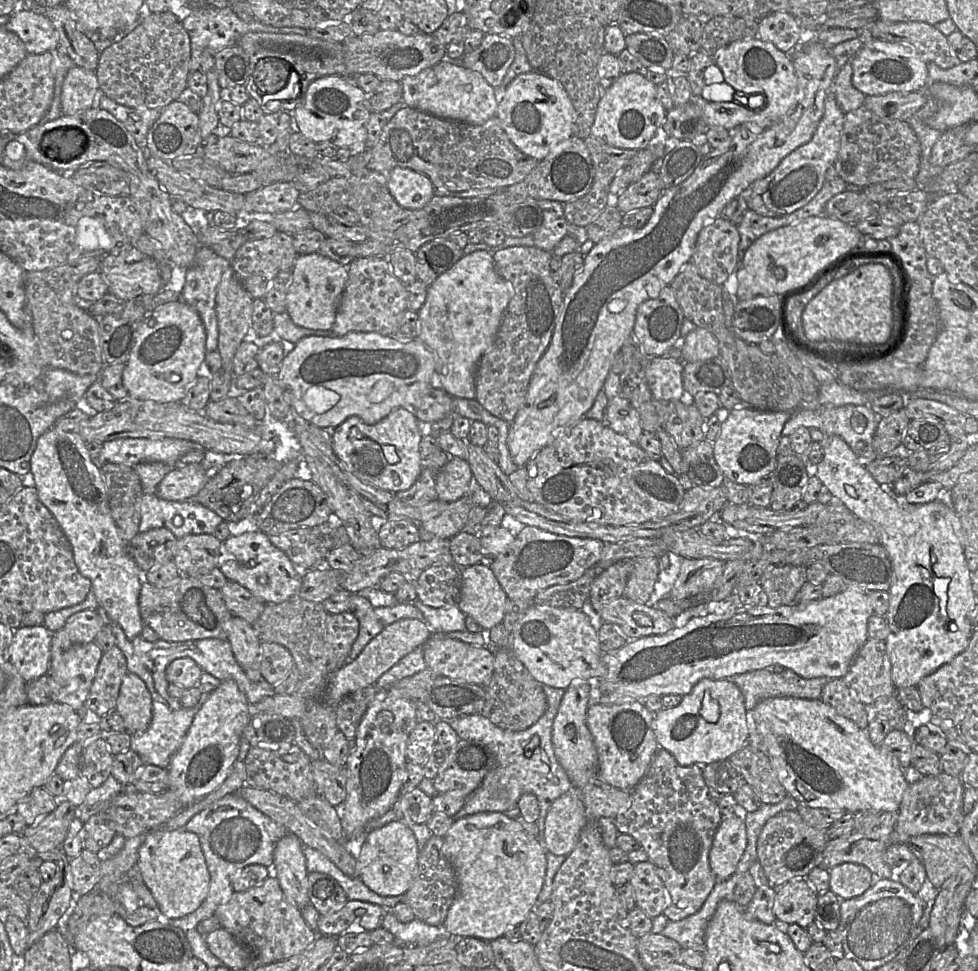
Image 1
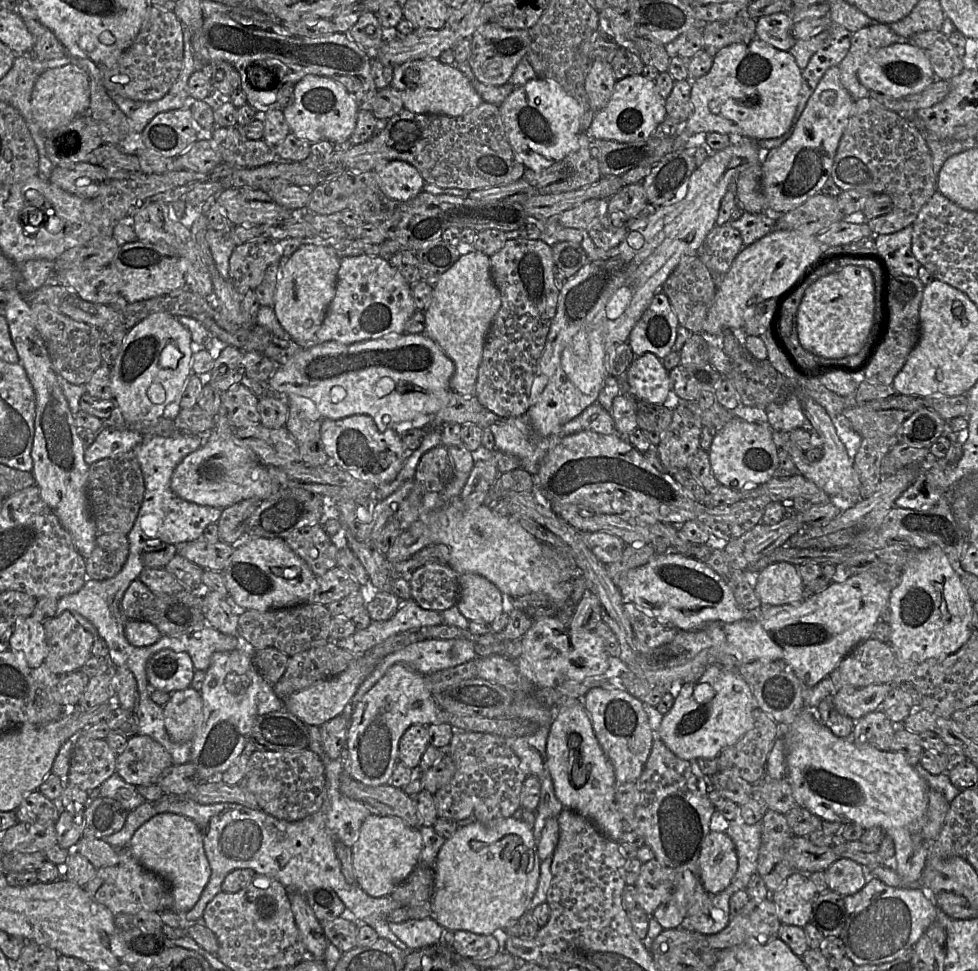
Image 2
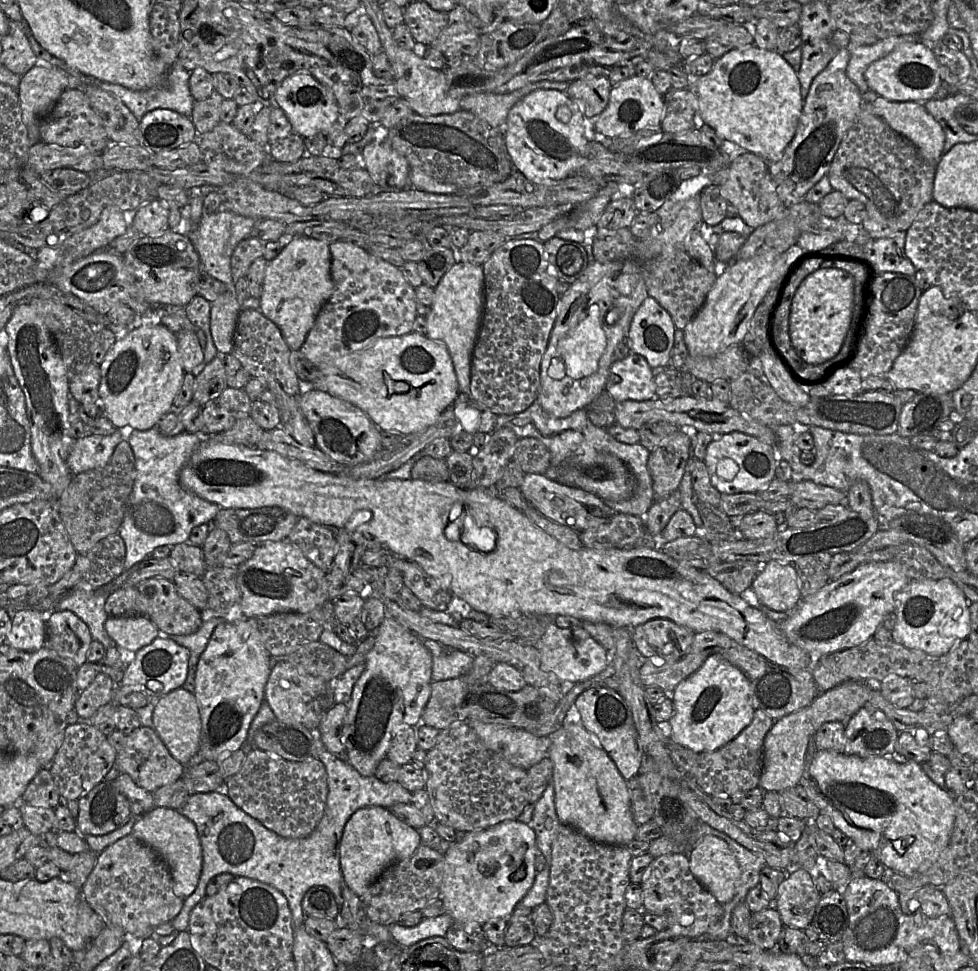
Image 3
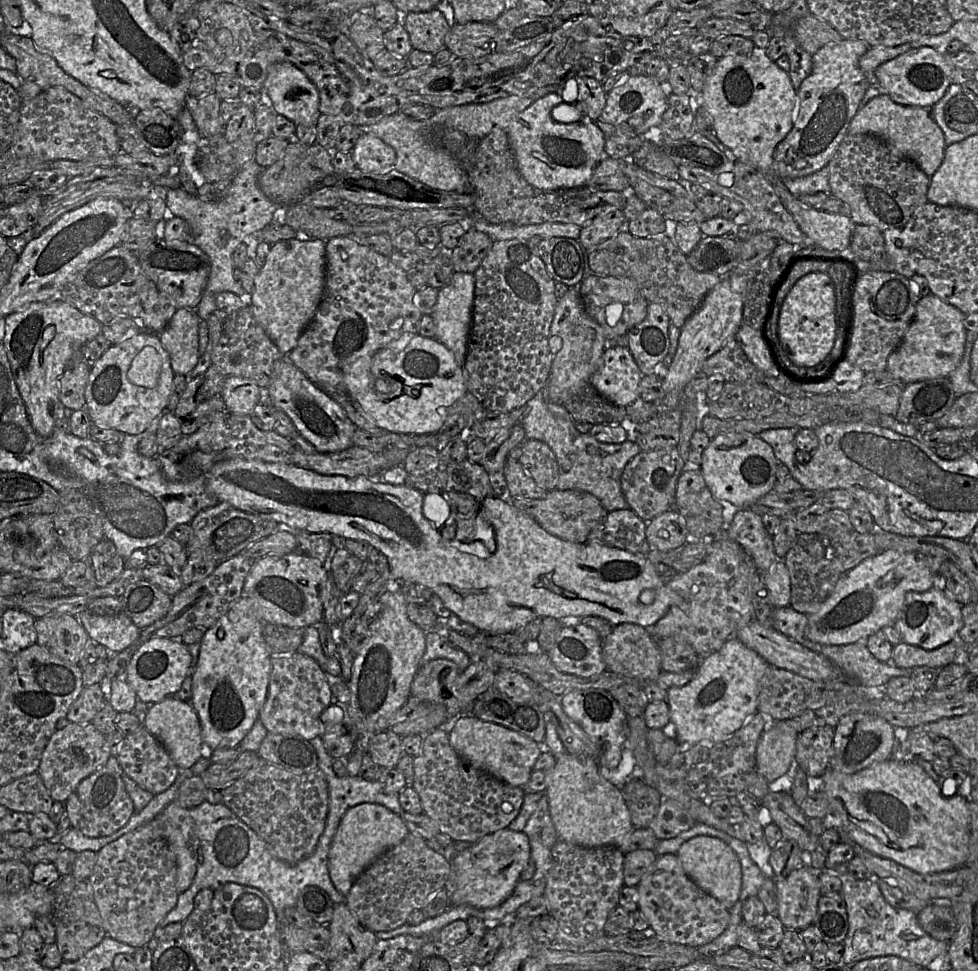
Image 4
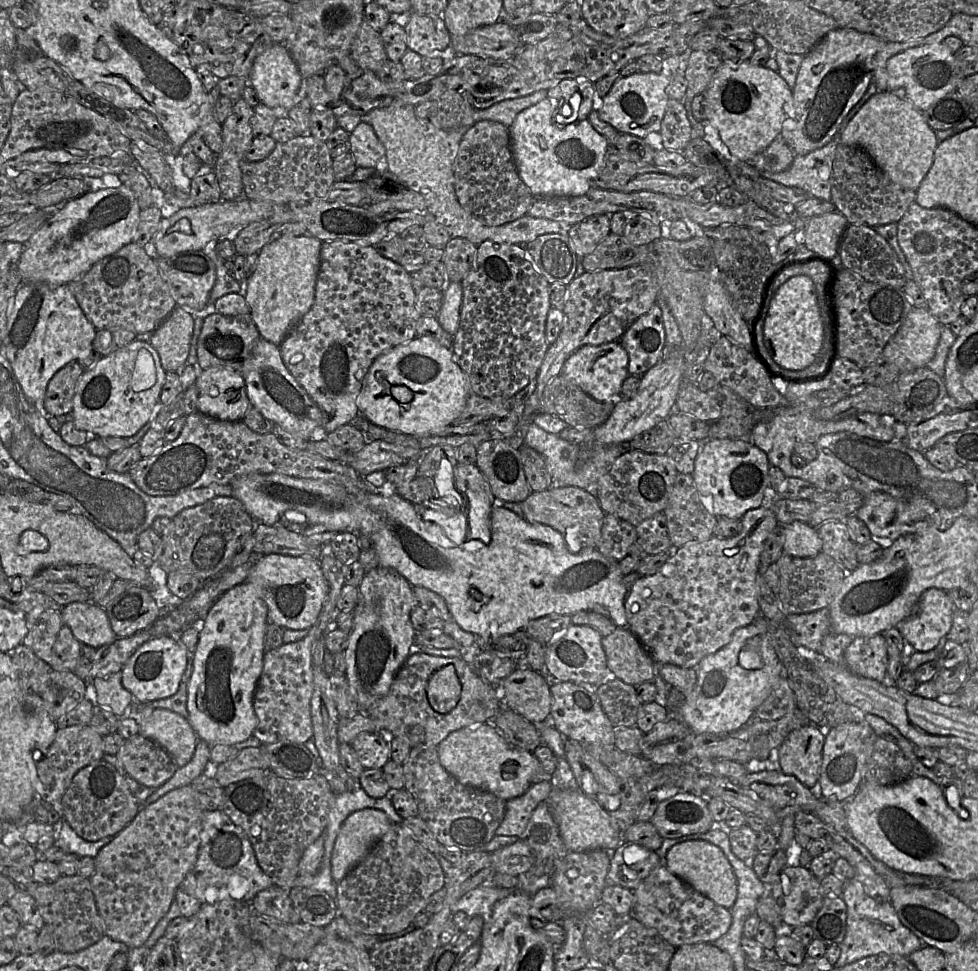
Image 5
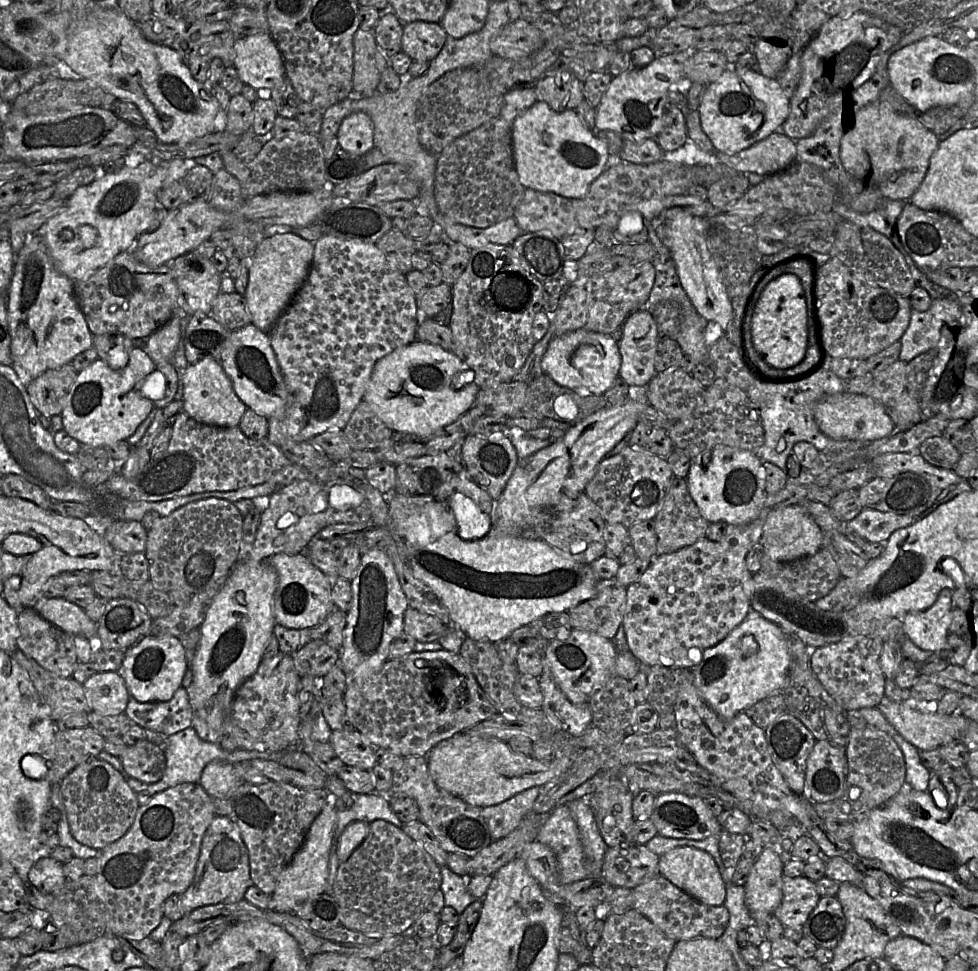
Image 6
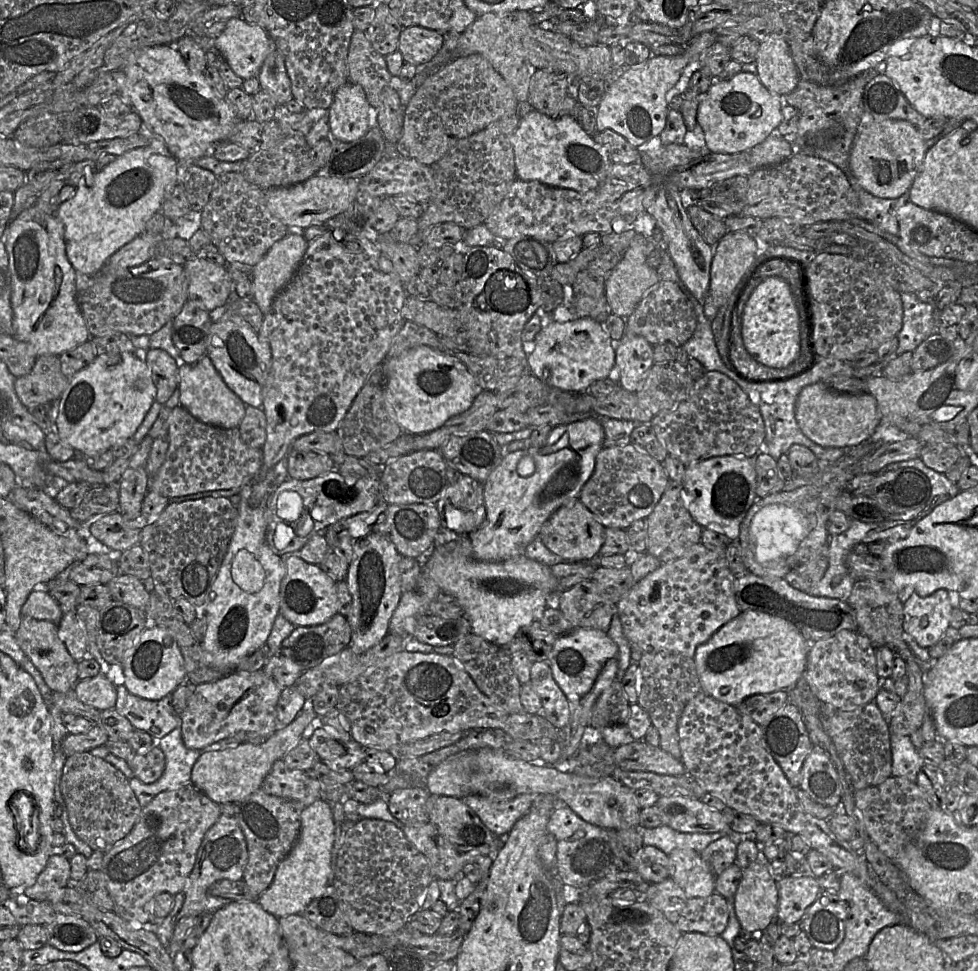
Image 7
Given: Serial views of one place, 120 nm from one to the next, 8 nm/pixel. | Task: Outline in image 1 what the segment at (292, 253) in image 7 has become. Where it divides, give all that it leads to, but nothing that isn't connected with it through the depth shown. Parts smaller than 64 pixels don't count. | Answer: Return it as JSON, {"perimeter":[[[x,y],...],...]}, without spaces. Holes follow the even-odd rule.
{"perimeter":[[[318,252],[298,256],[291,269],[285,312],[298,326],[313,330],[331,330],[347,280],[346,266]]]}

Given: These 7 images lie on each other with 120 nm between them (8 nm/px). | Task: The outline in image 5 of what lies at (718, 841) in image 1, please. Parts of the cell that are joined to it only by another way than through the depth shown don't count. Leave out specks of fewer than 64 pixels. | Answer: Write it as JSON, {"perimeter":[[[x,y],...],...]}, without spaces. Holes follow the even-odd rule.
{"perimeter":[[[690,840],[672,846],[664,865],[693,889],[711,899],[715,904],[730,909],[737,898],[737,879],[723,851],[705,840]]]}

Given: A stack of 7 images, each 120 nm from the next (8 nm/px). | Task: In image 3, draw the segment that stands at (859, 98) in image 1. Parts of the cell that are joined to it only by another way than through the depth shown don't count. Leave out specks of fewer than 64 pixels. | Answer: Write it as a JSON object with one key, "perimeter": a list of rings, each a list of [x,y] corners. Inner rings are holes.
{"perimeter":[[[858,31],[849,37],[847,48],[850,59],[846,74],[861,94],[870,90],[865,80],[865,70],[871,63],[885,57],[901,44],[920,41],[919,35],[900,35],[878,40],[868,31]]]}

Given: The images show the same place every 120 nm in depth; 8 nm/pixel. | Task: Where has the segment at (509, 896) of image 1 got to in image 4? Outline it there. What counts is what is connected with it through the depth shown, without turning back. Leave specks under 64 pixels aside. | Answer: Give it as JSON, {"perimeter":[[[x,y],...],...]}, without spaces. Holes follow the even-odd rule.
{"perimeter":[[[504,828],[484,836],[451,861],[450,868],[455,872],[451,905],[468,904],[484,909],[501,904],[513,892],[530,856],[529,839],[523,831]]]}

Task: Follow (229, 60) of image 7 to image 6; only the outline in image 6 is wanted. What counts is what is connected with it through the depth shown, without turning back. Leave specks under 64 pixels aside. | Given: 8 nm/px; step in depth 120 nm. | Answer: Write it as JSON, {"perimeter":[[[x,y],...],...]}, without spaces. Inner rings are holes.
{"perimeter":[[[268,32],[238,37],[233,67],[243,82],[270,91],[286,77],[282,55]]]}

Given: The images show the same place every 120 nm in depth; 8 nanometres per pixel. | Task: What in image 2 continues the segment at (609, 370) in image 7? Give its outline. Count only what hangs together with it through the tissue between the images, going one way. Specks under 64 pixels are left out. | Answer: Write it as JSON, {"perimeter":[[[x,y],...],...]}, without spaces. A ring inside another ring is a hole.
{"perimeter":[[[652,353],[637,356],[626,371],[628,394],[636,400],[664,404],[672,398],[669,372]]]}

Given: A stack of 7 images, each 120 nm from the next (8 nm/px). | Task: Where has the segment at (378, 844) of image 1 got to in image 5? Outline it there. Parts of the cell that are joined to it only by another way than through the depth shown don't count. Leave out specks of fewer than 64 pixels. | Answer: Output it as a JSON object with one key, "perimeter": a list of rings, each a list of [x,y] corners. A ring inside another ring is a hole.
{"perimeter":[[[365,808],[350,814],[336,838],[331,873],[338,884],[362,861],[393,823],[381,810]]]}

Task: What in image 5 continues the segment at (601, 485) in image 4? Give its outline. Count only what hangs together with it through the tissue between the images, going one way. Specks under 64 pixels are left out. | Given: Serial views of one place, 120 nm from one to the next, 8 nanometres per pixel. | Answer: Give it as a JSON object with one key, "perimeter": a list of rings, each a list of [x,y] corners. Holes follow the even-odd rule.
{"perimeter":[[[531,424],[524,439],[524,446],[536,450],[545,460],[546,468],[552,478],[552,487],[578,487],[597,498],[599,480],[606,475],[614,461],[631,449],[629,442],[608,446],[577,445],[548,433]]]}

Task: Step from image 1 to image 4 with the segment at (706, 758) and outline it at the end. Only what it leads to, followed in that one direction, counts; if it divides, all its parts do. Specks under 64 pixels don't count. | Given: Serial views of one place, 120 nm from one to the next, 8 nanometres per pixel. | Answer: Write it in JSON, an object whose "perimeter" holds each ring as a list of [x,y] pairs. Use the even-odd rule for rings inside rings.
{"perimeter":[[[737,637],[702,659],[693,679],[682,687],[667,689],[670,726],[681,747],[712,744],[732,736],[758,707],[761,680],[769,664]]]}

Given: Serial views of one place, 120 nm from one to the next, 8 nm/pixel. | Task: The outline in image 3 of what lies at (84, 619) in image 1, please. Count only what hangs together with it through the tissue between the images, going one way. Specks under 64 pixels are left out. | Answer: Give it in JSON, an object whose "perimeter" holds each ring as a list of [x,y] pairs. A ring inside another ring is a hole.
{"perimeter":[[[52,610],[45,617],[45,644],[44,647],[53,650],[58,656],[72,661],[80,667],[87,661],[87,653],[93,641],[87,625],[71,611]]]}

